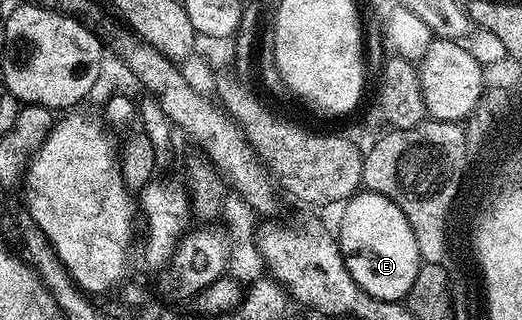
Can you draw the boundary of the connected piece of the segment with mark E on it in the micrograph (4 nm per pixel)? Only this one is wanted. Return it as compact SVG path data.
M362 189L344 203L341 227L335 233L335 241L345 255L347 272L371 296L388 302L401 302L415 282L422 261L419 244L415 244L415 232L407 224L407 216L387 196Z

